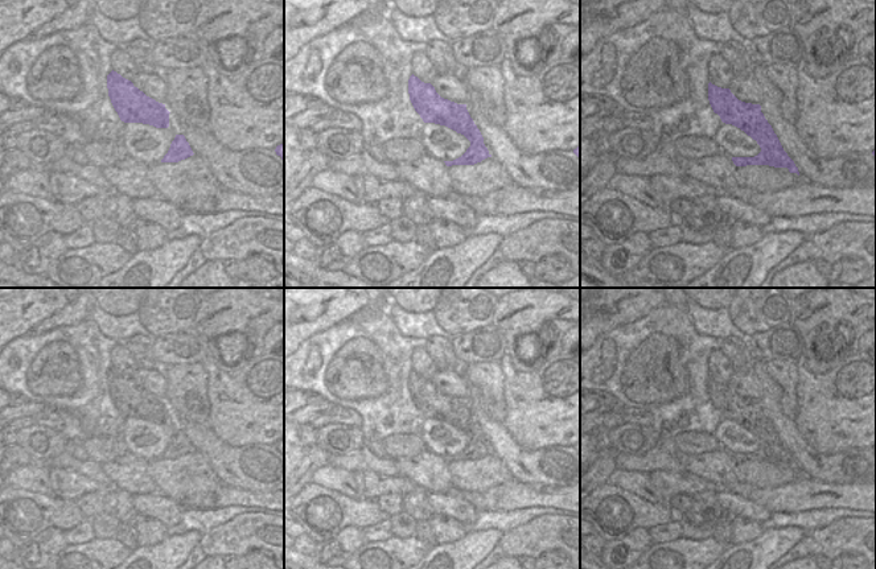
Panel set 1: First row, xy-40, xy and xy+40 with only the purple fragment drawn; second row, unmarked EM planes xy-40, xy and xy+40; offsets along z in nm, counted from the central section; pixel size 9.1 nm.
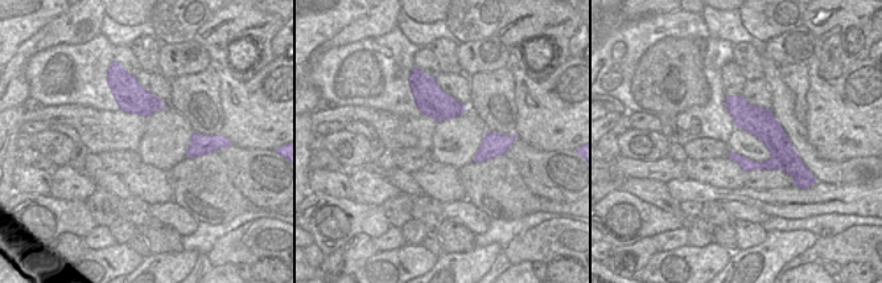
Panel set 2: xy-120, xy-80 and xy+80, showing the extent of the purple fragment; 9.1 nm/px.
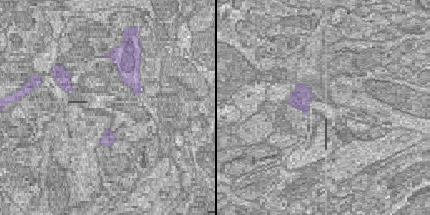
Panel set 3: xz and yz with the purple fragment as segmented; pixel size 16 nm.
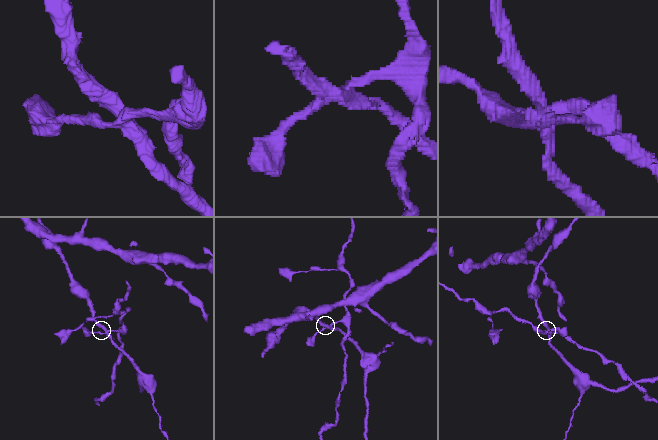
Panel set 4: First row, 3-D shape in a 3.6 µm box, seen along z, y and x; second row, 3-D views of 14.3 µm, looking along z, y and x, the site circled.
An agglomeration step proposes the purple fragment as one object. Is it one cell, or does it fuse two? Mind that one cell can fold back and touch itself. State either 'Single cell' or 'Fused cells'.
Fused cells.

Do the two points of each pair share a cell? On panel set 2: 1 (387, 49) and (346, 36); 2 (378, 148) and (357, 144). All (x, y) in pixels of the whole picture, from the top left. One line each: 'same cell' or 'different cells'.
1: different cells
2: different cells

